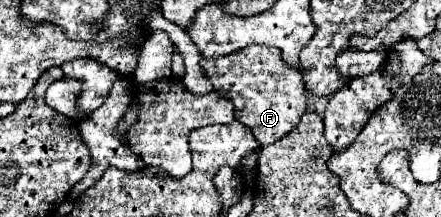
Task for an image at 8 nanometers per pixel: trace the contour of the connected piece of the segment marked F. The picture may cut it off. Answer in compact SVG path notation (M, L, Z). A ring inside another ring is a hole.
M254 45L234 51L226 57L202 59L200 67L212 81L214 91L234 103L236 119L246 125L260 145L270 145L286 137L308 109L308 93L298 67L290 67L278 49Z

